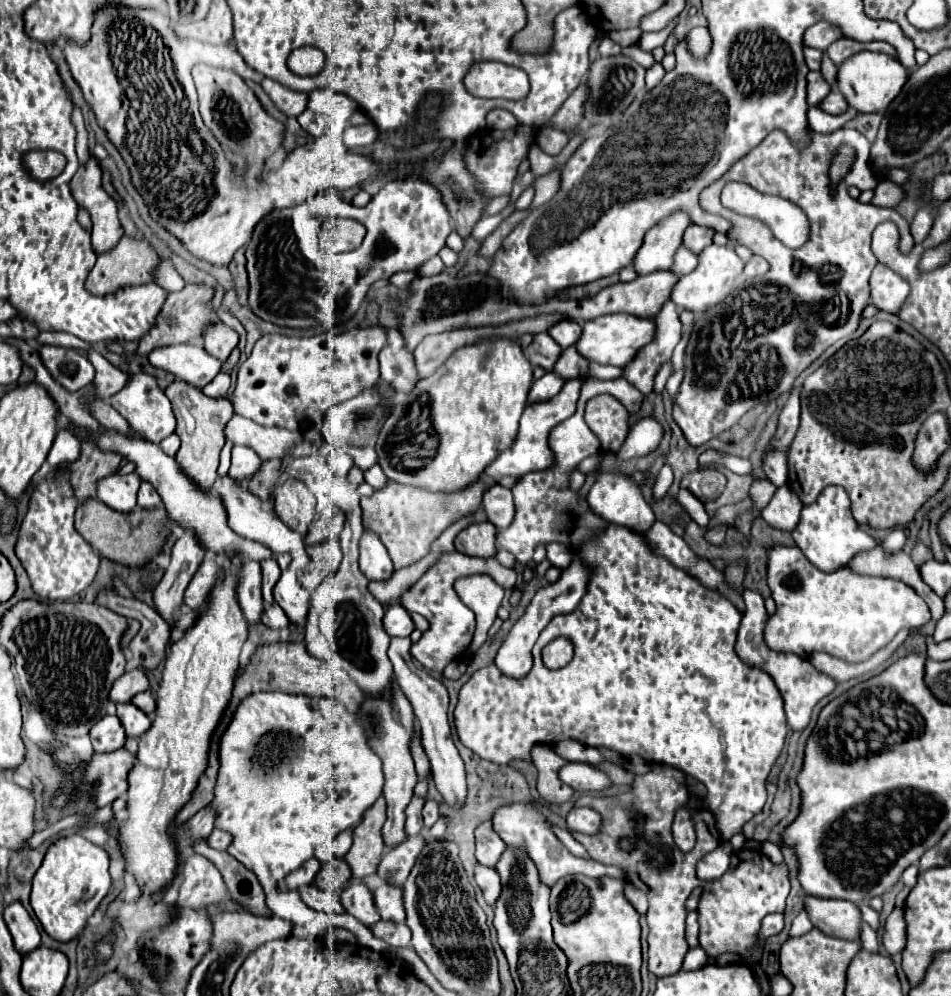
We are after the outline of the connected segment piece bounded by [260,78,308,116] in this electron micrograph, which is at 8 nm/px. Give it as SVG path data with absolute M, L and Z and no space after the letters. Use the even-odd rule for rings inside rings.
M264 78L260 84L284 114L300 116L306 110L306 106L308 106L308 94L306 92L290 90L288 86L282 86L280 82L274 82L272 78Z

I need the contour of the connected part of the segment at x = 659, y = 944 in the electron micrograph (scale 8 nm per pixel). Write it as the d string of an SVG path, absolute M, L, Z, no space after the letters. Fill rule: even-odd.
M652 764L650 772L644 776L634 778L634 790L622 796L608 796L608 798L592 798L582 796L576 806L588 806L602 814L604 828L596 836L572 834L588 854L602 862L626 868L628 880L634 880L634 874L650 888L648 902L650 908L646 912L646 920L650 926L648 934L648 966L658 978L672 976L682 968L688 944L686 944L686 900L694 888L702 886L704 882L696 876L696 862L712 852L720 844L720 834L714 826L714 818L708 810L700 810L694 814L694 826L698 834L698 842L692 852L684 854L672 840L672 820L680 806L688 802L686 790L686 774L678 768L670 768L666 764Z

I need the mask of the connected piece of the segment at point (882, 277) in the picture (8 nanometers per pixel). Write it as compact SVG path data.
M876 266L870 278L870 288L872 288L872 302L890 314L898 314L898 310L902 310L906 296L910 294L910 284L894 274L892 270L888 270L886 266Z

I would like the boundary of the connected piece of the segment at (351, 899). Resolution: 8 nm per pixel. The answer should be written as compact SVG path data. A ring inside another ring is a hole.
M366 886L346 888L346 912L358 918L364 926L372 926L376 920L380 920L372 892Z

